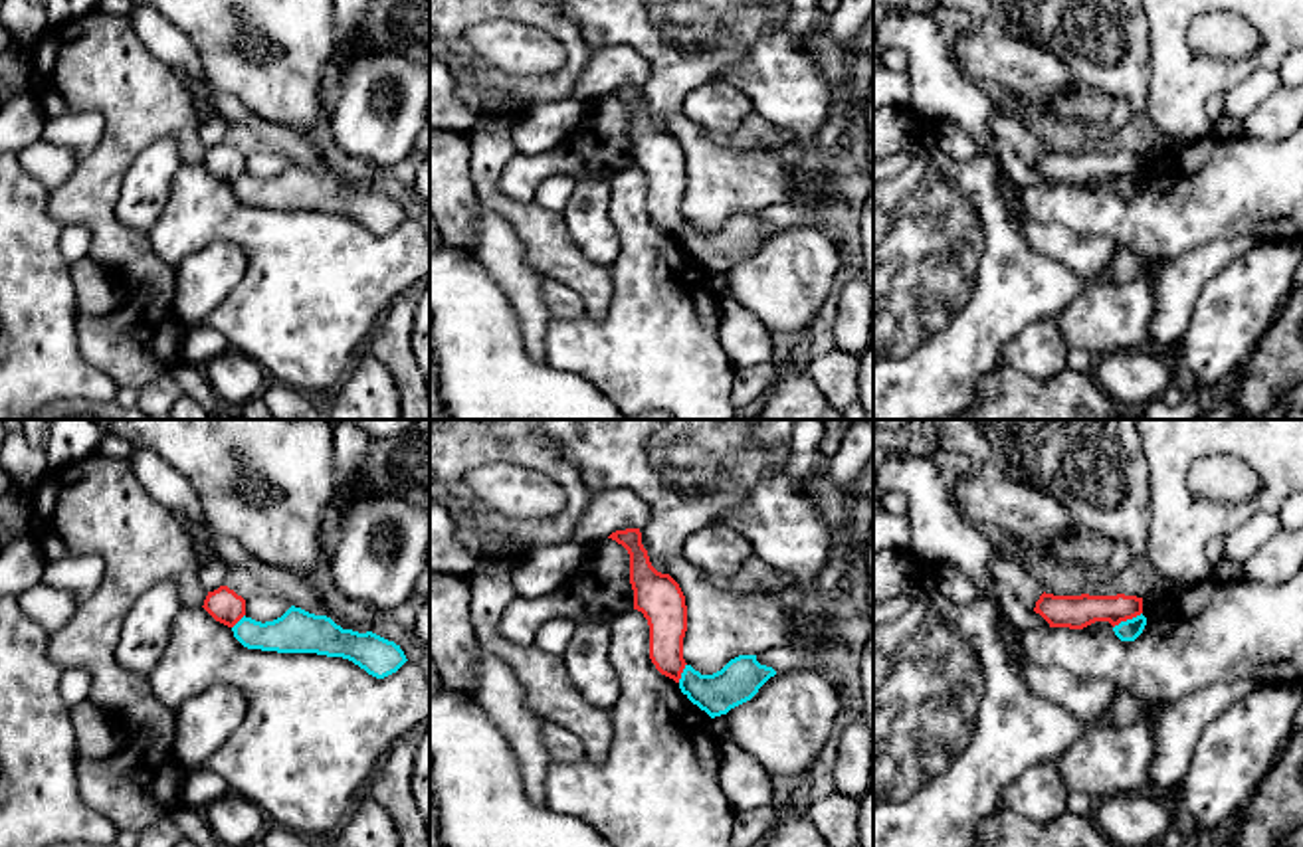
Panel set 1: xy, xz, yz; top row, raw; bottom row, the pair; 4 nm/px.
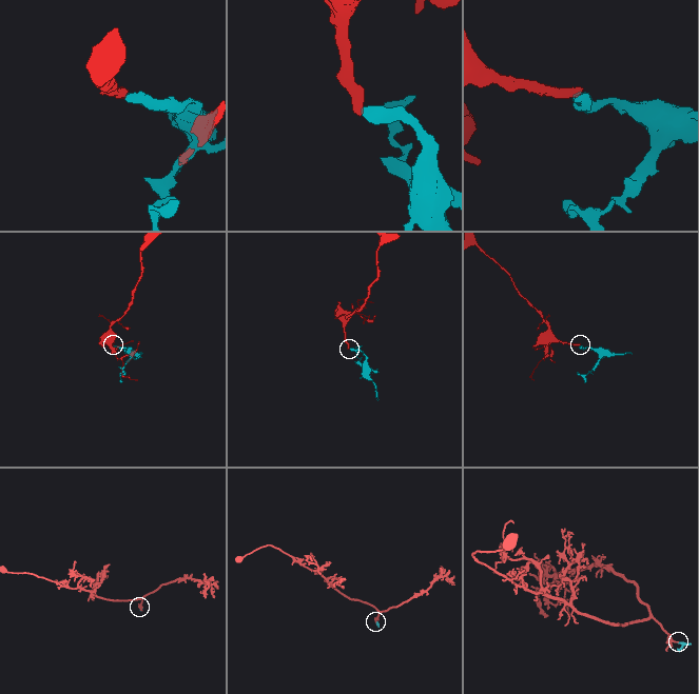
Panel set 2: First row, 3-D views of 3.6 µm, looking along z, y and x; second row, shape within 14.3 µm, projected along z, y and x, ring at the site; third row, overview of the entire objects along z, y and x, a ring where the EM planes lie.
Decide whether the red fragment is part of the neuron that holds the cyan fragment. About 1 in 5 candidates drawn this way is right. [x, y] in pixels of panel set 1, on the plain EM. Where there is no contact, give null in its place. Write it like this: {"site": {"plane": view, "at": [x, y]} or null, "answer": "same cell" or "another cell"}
{"site": {"plane": "yz", "at": [1127, 177]}, "answer": "another cell"}

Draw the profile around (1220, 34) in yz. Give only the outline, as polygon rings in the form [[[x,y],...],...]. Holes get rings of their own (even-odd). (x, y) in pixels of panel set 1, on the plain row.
[[[1210,12],[1192,24],[1188,42],[1198,53],[1242,59],[1261,47],[1261,34],[1246,16]]]

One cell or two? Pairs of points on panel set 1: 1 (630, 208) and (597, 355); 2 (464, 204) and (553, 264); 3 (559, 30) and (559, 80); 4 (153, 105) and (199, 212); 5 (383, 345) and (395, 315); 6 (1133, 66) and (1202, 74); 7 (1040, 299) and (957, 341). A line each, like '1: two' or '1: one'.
1: one
2: two
3: one
4: two
5: one
6: two
7: one

